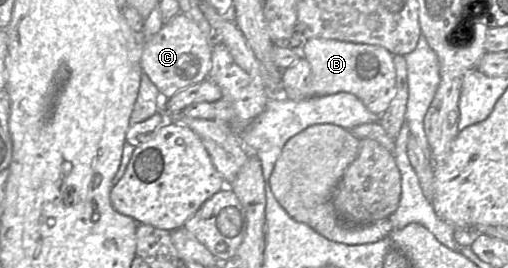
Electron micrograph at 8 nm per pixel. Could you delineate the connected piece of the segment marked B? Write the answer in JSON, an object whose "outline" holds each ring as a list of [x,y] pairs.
{"outline":[[[311,38],[301,46],[301,56],[305,58],[312,70],[311,97],[324,97],[339,92],[347,92],[359,98],[366,108],[376,114],[383,115],[388,109],[396,90],[396,71],[394,56],[384,47],[370,44],[359,44],[323,38]]]}

